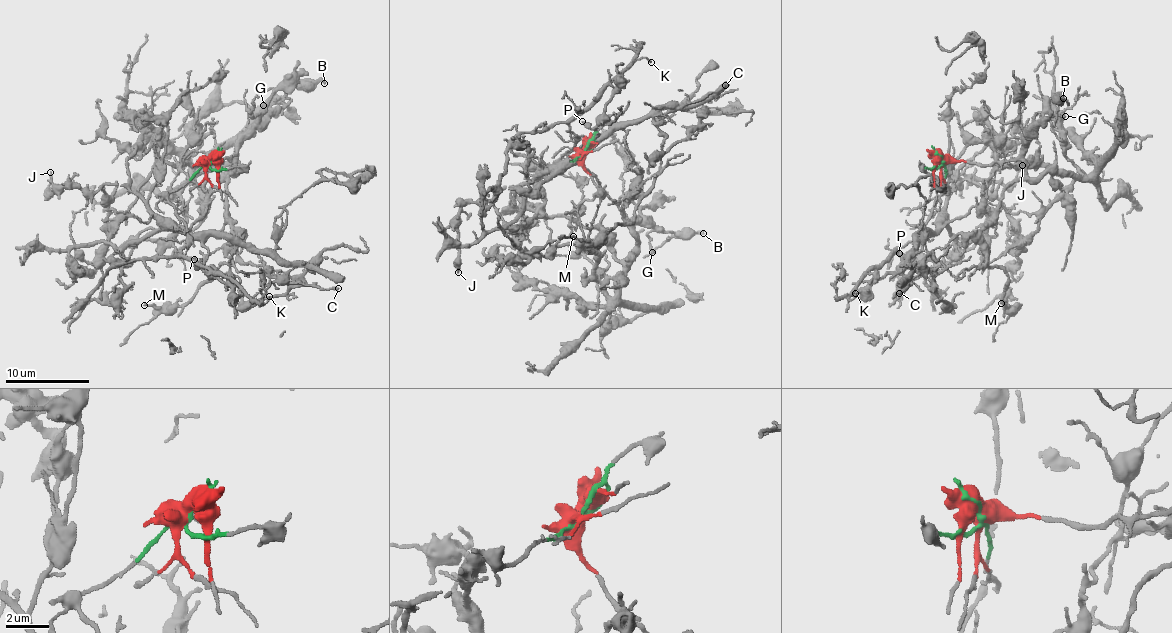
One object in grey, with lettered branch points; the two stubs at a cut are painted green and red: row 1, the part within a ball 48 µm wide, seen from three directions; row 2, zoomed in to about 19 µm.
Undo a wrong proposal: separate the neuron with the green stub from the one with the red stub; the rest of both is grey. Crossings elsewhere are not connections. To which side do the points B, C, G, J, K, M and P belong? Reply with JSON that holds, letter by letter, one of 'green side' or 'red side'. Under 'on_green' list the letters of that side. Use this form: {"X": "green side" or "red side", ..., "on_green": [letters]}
{"B": "red side", "C": "green side", "G": "red side", "J": "green side", "K": "green side", "M": "red side", "P": "green side", "on_green": ["C", "J", "K", "P"]}

